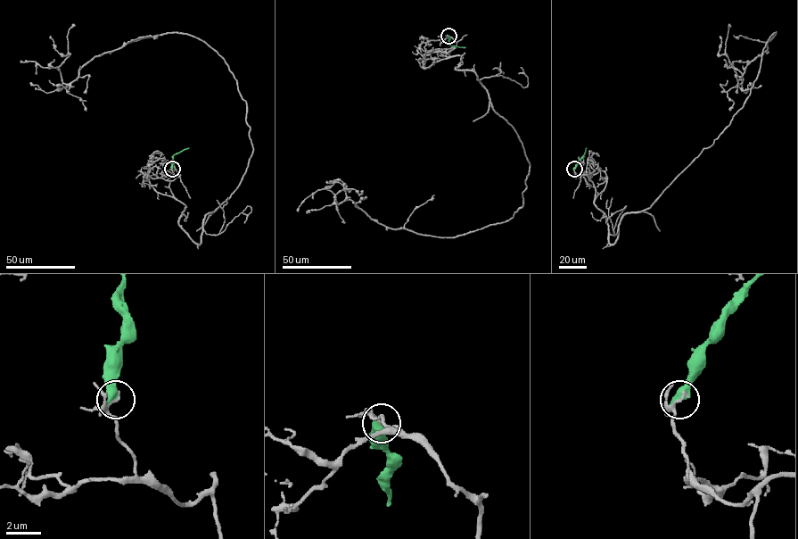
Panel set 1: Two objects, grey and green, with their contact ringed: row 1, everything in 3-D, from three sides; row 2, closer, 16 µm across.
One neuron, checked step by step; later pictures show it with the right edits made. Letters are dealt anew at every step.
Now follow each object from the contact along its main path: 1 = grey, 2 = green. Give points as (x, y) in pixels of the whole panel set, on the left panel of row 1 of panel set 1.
1: (172, 169), (200, 244), (253, 149), (225, 61), (166, 33), (65, 84), (50, 36)
2: (172, 169), (173, 156), (189, 148)

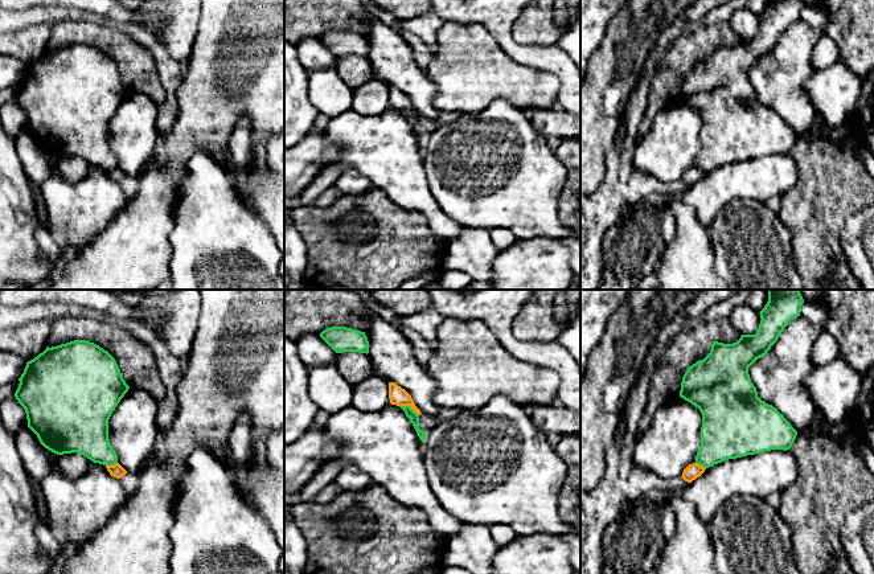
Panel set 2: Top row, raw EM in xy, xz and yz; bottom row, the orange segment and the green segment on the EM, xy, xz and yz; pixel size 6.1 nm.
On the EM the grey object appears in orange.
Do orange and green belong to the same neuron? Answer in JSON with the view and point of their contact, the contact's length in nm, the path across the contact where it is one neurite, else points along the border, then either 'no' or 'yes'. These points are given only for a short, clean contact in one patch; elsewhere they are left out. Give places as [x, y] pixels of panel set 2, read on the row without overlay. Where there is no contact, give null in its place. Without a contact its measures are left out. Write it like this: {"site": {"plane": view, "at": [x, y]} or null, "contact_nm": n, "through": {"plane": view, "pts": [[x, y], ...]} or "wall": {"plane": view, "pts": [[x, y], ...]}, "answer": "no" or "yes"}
{"site": {"plane": "xz", "at": [410, 110]}, "contact_nm": 140, "answer": "no"}

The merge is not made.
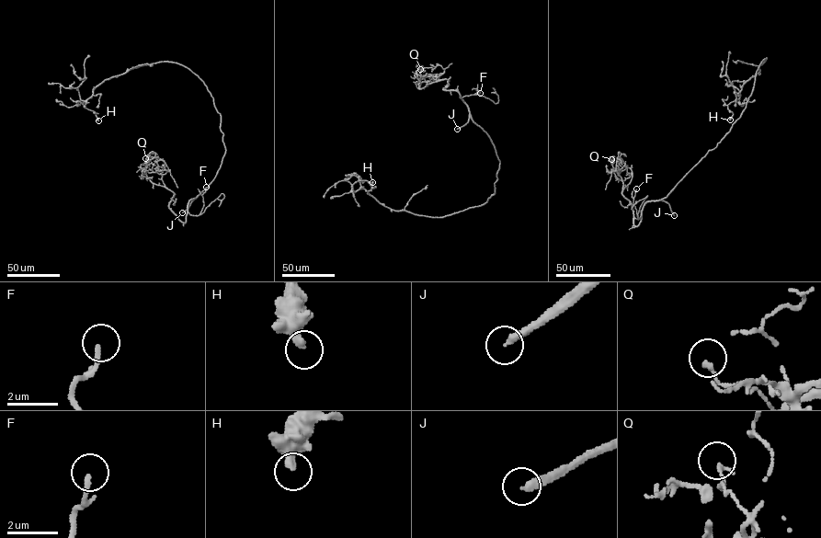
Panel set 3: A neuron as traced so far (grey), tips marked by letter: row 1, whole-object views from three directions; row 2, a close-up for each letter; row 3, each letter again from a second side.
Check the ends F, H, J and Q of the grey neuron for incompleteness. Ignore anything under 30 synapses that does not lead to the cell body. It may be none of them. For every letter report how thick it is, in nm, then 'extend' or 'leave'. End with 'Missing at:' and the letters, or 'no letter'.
F: calibre 190 nm; leave
H: calibre 360 nm; leave
J: calibre 260 nm; extend
Q: calibre 180 nm; leave
Missing at: J

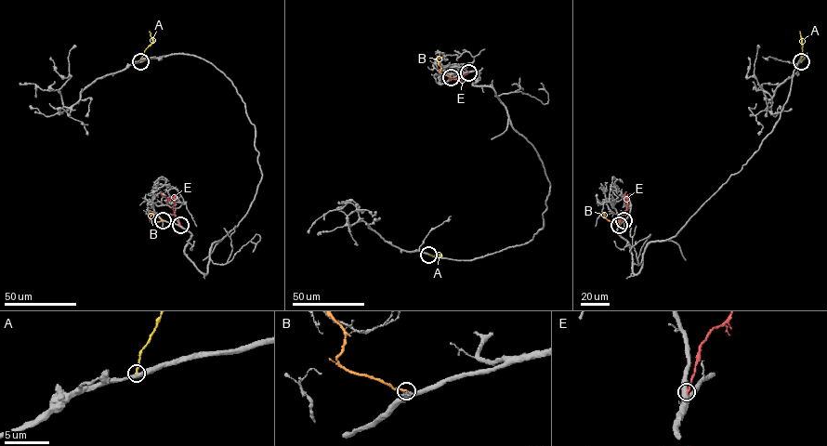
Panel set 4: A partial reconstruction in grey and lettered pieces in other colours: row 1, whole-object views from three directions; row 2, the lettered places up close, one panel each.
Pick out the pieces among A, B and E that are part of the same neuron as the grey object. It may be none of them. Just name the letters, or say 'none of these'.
B, E

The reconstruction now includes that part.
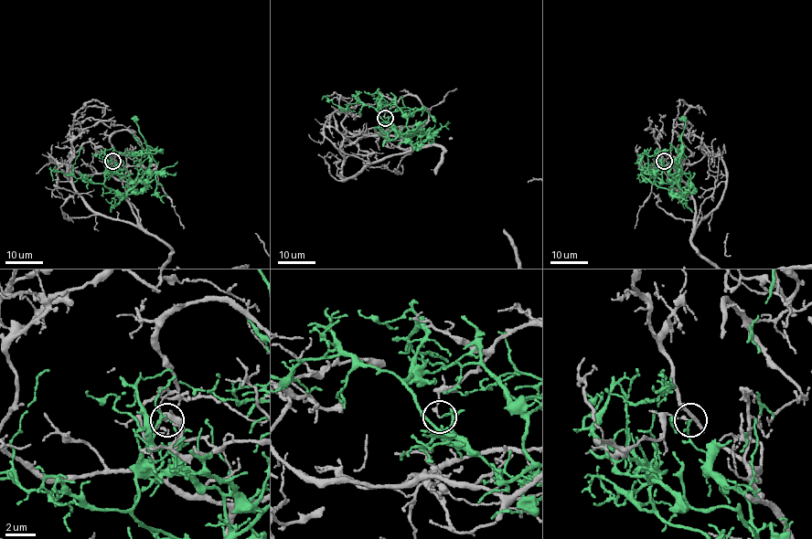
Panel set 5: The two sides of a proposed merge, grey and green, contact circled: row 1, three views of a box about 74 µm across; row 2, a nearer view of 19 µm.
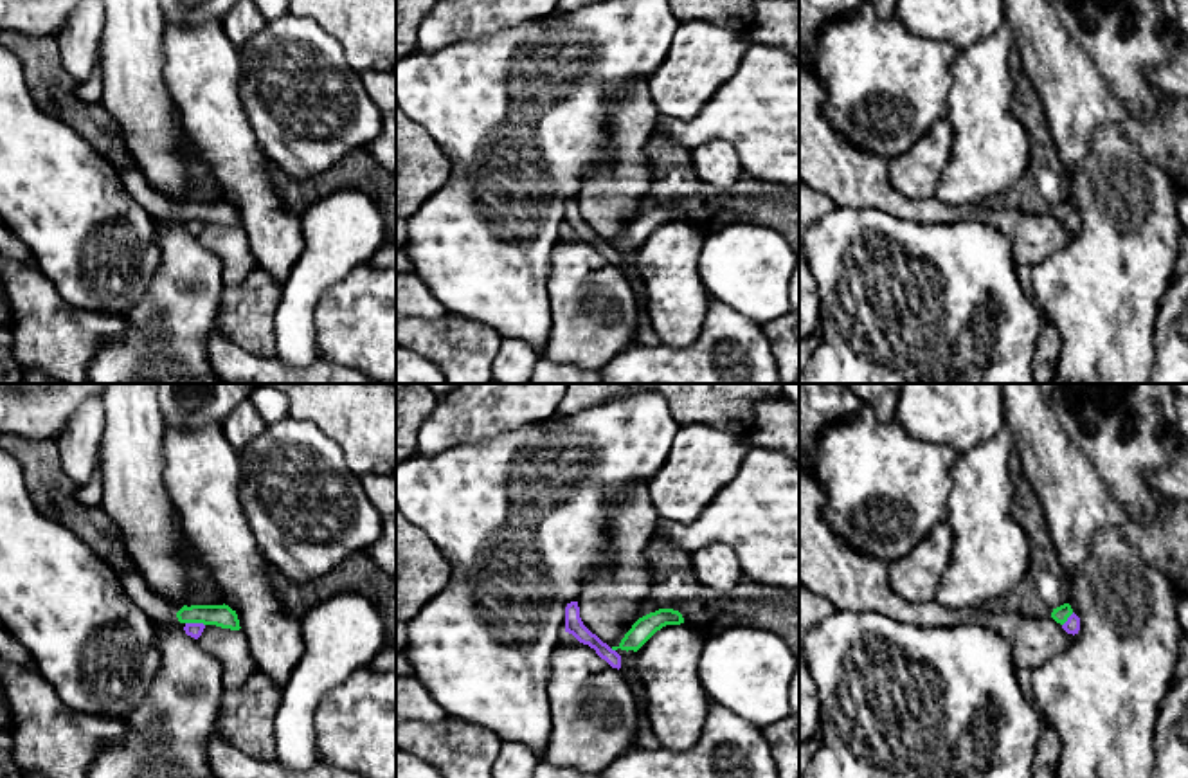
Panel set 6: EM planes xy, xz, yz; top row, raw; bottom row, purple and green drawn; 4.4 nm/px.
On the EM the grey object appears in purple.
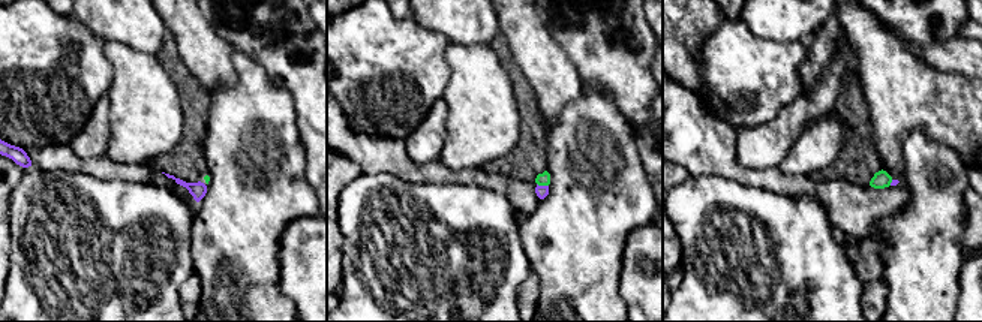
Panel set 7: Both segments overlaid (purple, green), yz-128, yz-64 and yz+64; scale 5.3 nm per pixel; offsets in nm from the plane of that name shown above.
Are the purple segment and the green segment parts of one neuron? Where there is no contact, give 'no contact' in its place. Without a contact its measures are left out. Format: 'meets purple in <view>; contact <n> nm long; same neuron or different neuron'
meets purple in xy; contact 90 nm long; different neuron

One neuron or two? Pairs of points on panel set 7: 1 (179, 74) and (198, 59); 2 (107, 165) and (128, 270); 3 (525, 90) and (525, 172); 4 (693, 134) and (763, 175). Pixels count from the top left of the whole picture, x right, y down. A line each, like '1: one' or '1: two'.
1: two
2: two
3: one
4: one

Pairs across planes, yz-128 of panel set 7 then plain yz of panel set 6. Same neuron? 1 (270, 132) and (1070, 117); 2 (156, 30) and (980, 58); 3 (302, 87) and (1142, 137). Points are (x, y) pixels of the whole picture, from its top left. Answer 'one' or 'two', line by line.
1: two
2: two
3: two

